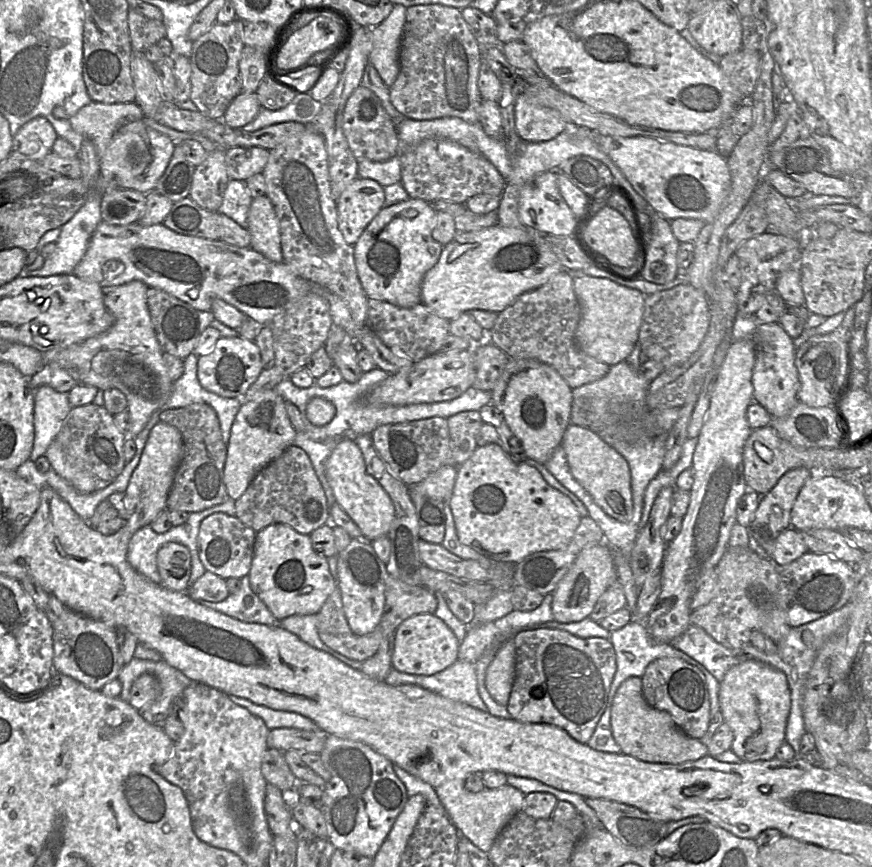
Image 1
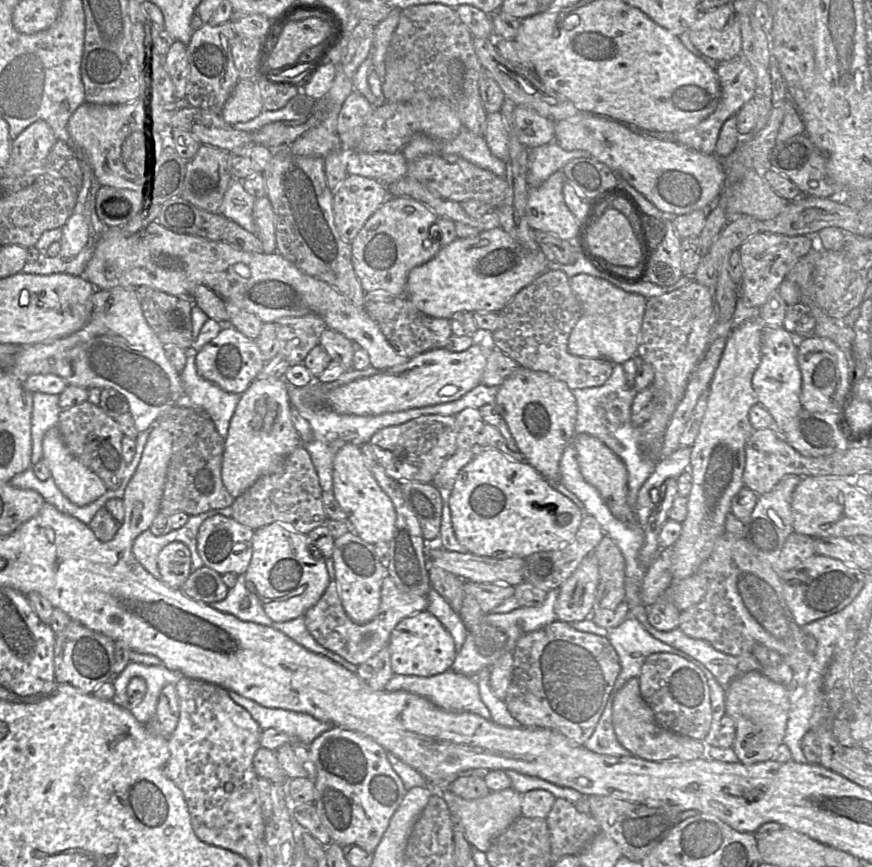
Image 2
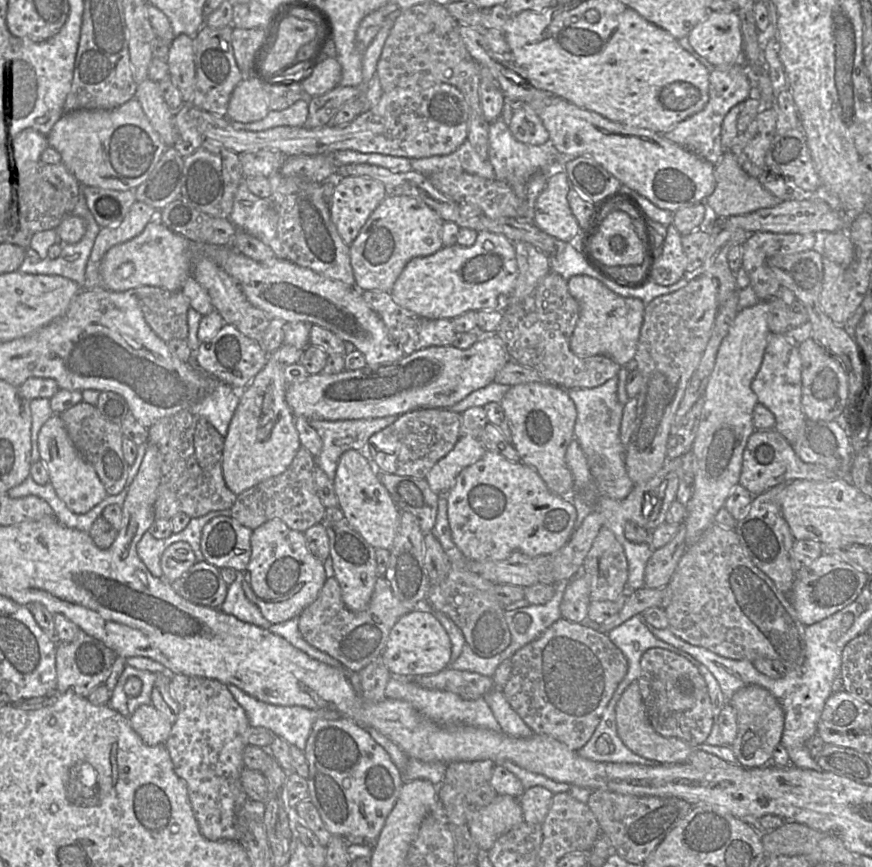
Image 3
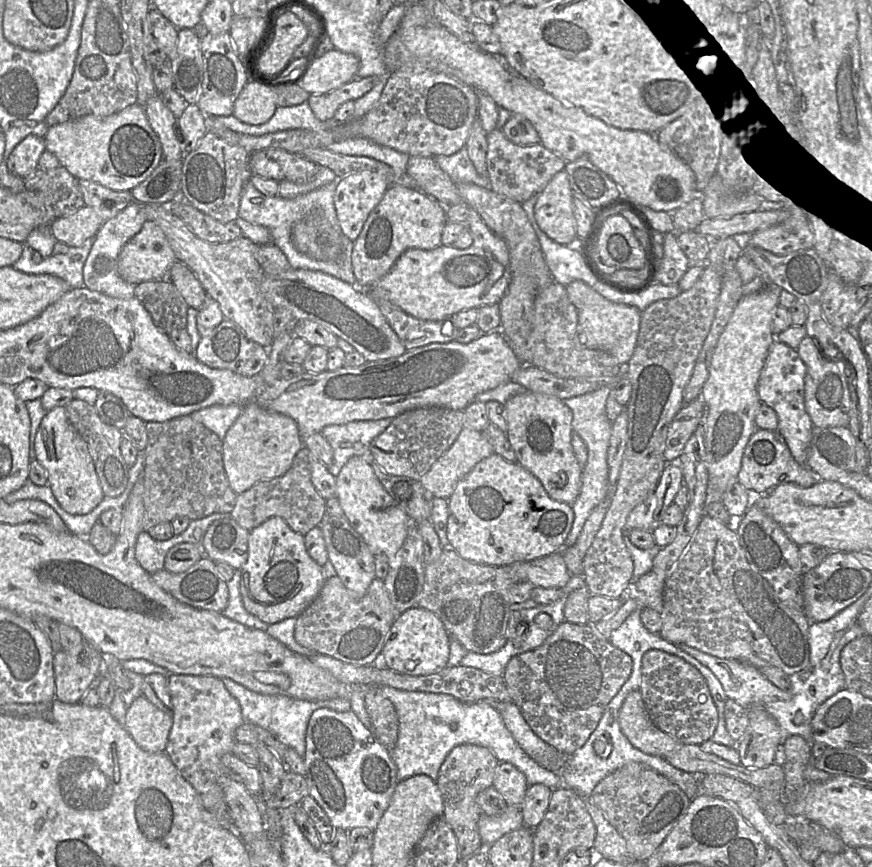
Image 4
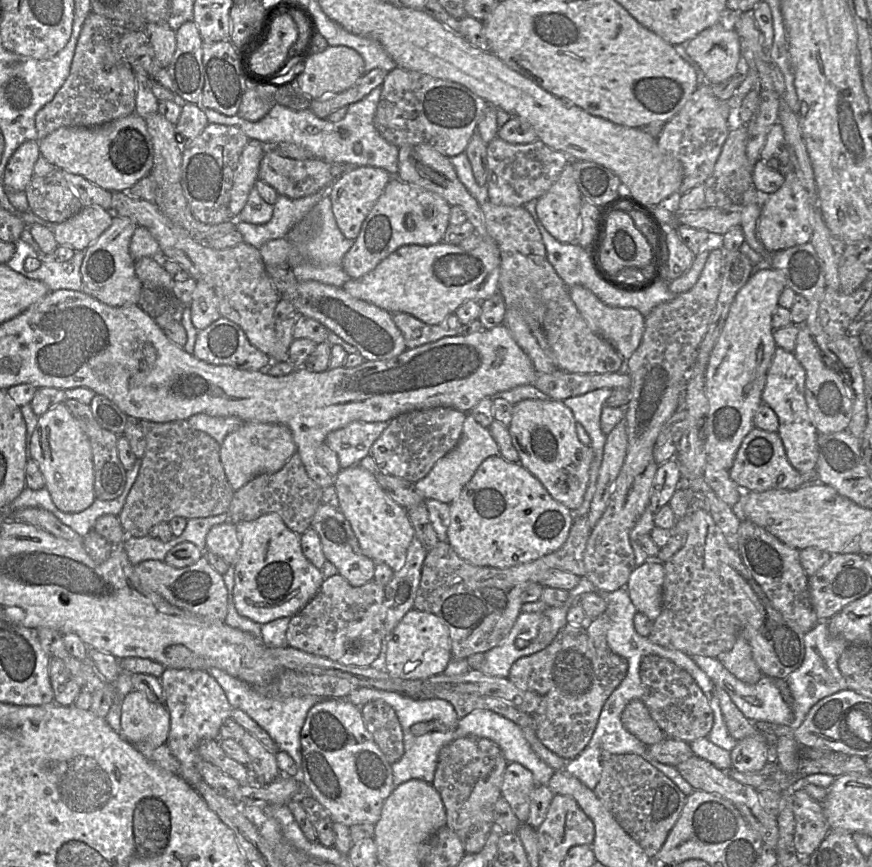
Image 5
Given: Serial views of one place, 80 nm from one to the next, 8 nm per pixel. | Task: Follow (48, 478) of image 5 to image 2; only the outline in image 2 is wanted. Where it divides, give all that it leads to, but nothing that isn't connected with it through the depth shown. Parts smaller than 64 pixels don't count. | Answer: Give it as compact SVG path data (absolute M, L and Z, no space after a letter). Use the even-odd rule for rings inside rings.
M58 426L48 429L43 437L42 459L57 487L73 504L85 506L106 493L100 477L69 452Z

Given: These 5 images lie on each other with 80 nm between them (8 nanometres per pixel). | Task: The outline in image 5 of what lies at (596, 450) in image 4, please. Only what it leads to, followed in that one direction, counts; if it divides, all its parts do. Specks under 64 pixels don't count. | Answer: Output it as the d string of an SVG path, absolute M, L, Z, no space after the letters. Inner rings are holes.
M601 388L563 400L564 405L572 411L575 421L580 423L588 433L591 439L590 447L593 450L593 459L590 464L589 481L584 500L578 509L572 511L574 518L588 516L596 490L604 445L607 439L607 436L601 430L600 417L603 406L611 394L612 389Z

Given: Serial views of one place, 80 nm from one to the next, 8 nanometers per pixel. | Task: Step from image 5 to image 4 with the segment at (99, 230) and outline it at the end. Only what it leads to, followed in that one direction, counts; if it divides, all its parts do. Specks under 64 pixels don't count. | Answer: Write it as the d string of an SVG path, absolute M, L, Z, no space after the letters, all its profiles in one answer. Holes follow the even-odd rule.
M84 205L76 212L54 220L50 230L57 242L80 247L87 239L96 236L103 223L93 208Z

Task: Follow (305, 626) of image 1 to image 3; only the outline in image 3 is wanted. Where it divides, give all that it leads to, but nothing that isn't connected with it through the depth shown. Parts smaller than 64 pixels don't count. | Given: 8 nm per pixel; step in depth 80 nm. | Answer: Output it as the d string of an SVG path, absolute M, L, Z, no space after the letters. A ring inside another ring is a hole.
M293 617L289 620L271 624L267 628L270 632L283 637L295 648L305 652L311 658L330 666L343 668L342 664L335 658L329 656L313 646L311 646L300 634L298 630L298 617Z

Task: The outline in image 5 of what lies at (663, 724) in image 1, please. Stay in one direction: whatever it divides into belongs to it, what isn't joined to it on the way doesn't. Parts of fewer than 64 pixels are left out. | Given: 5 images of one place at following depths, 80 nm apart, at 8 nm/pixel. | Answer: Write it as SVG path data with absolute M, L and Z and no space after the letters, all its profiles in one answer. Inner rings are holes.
M633 699L621 714L623 727L647 747L666 738L642 700Z

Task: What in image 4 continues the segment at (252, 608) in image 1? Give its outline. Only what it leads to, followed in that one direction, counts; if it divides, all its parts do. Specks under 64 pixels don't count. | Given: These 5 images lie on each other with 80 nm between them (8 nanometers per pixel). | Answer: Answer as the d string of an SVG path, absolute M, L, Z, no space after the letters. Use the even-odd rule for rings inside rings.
M235 569L233 577L227 581L228 603L222 611L227 618L239 622L247 627L265 631L269 624L249 613L244 605L240 594L241 570Z

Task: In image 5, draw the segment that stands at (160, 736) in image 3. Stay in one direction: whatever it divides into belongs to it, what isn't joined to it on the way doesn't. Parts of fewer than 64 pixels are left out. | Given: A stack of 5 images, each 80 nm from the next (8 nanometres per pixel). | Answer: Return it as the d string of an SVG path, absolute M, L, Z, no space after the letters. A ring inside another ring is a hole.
M136 690L121 699L120 735L132 745L163 745L169 729L170 715L164 704L151 702Z

